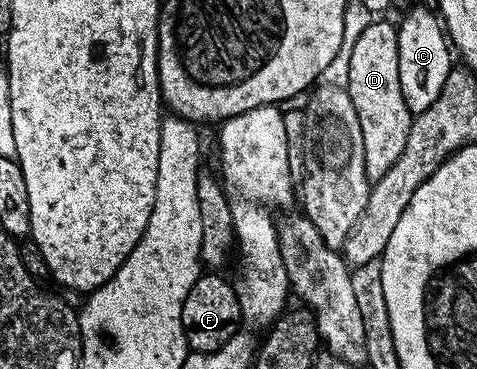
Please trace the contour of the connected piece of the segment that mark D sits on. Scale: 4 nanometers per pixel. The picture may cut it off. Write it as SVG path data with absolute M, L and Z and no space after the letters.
M388 18L373 19L370 26L366 26L360 33L358 40L354 44L354 48L350 53L350 70L349 82L347 86L350 98L354 102L354 110L358 110L358 126L362 126L362 150L366 154L366 178L370 182L375 182L378 178L382 178L382 174L386 174L386 170L390 170L390 166L394 166L394 162L398 162L398 154L402 154L402 150L406 150L406 138L410 138L410 126L414 119L414 113L406 106L406 98L402 98L402 82L398 78L398 34L396 33L397 25L392 24Z

